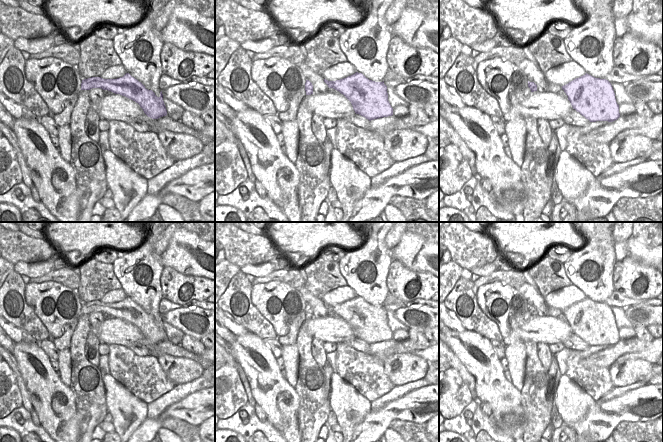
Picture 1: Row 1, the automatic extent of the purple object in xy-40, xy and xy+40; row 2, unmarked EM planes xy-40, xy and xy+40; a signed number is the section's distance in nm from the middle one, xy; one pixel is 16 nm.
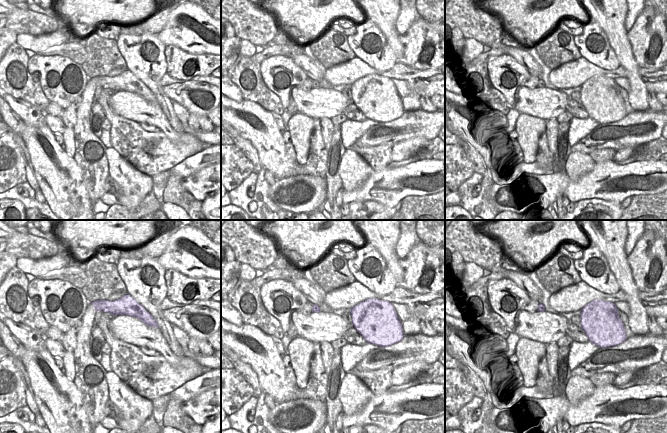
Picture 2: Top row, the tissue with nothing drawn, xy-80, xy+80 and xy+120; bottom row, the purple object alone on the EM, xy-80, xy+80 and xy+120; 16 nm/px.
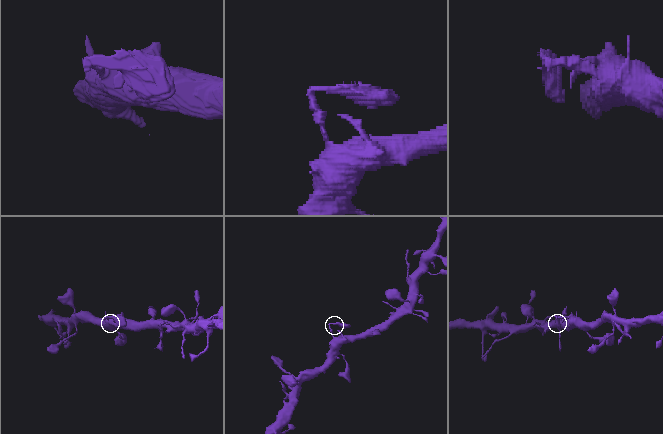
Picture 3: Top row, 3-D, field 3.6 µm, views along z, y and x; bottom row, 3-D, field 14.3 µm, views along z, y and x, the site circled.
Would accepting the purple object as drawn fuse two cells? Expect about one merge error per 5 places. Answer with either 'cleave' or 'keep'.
keep

